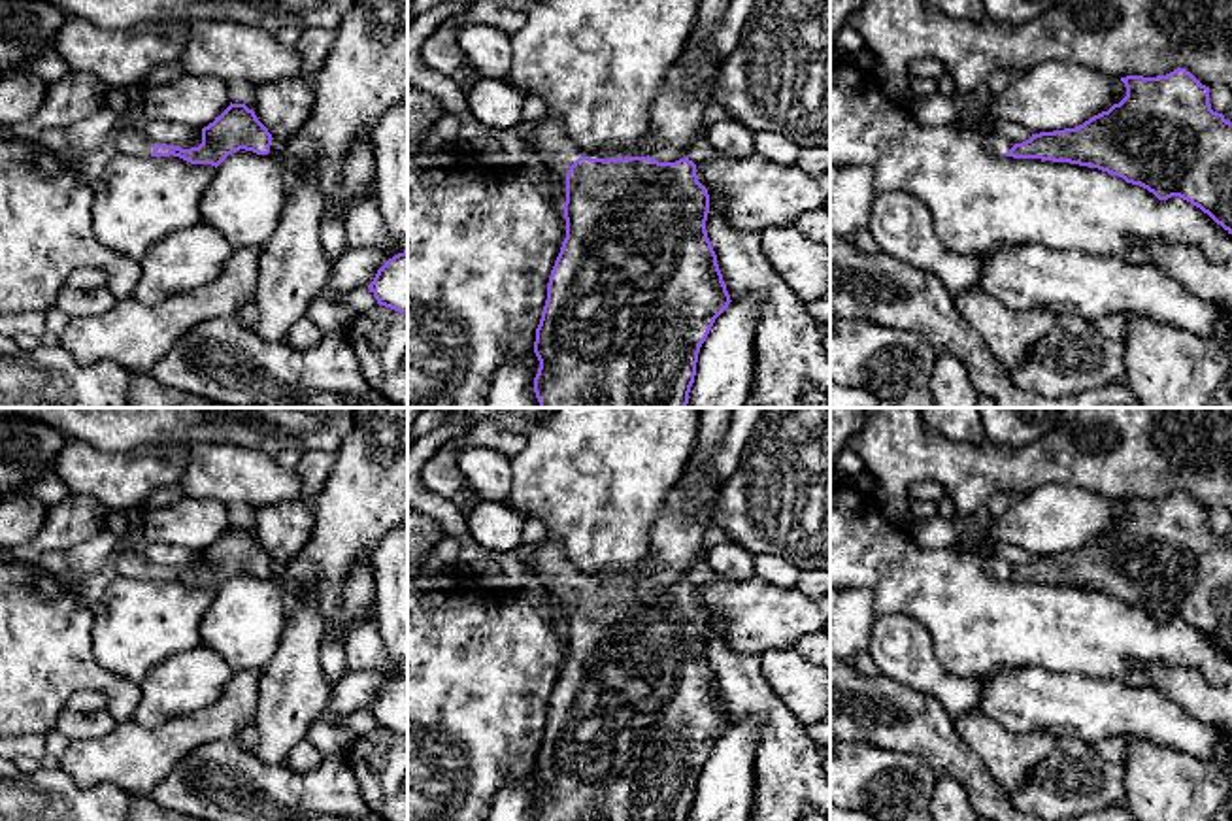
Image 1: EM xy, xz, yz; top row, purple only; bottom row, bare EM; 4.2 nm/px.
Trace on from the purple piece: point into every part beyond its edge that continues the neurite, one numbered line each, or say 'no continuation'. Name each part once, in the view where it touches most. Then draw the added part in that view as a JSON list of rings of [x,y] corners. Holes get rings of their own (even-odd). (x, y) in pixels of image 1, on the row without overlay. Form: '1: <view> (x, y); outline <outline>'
1: xz (551, 569); outline [[[545,542],[534,555],[532,572],[536,581],[562,600],[568,598],[570,589],[579,581],[575,568],[566,561],[557,542]]]

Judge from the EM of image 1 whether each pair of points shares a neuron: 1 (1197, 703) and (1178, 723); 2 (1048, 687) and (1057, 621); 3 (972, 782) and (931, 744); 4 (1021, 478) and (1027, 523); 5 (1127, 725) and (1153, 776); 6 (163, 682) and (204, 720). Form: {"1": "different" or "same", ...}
{"1": "different", "2": "different", "3": "same", "4": "different", "5": "different", "6": "different"}

